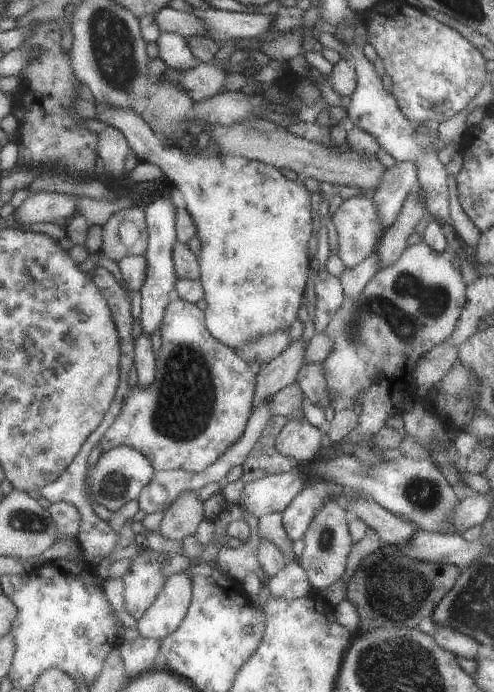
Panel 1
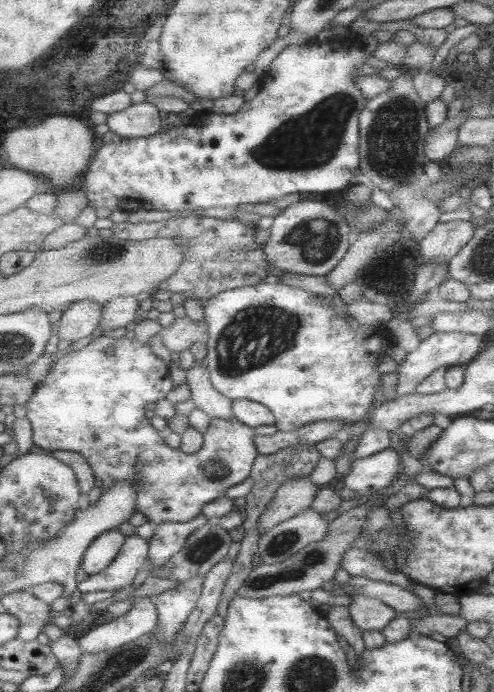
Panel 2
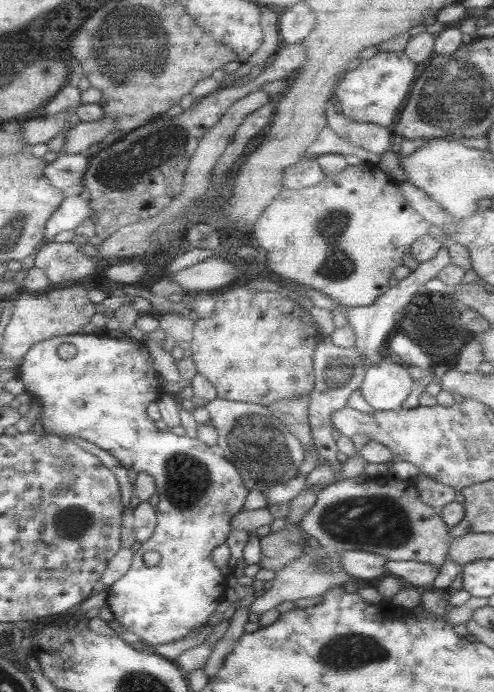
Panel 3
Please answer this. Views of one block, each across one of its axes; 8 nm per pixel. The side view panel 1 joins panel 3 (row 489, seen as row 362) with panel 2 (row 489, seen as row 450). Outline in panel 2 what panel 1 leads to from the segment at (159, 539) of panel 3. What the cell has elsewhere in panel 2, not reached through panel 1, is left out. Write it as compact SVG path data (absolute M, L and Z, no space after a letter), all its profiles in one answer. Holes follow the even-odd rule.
M97 333L81 349L61 355L43 380L36 384L29 400L23 404L33 444L43 450L68 450L81 454L93 472L94 486L100 488L101 492L117 481L133 483L137 491L136 511L146 516L152 525L191 520L200 513L204 504L223 495L229 486L238 486L245 480L258 455L253 444L256 435L253 429L233 417L210 419L203 432L200 448L191 454L167 447L163 442L164 434L151 427L143 414L145 404L163 399L173 388L169 370L161 359L151 353L148 343L139 339L127 339L125 336L113 338ZM106 348L110 348L110 353L104 353Z

